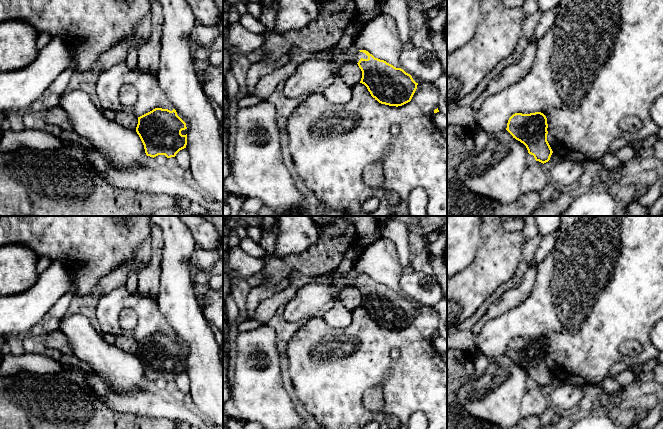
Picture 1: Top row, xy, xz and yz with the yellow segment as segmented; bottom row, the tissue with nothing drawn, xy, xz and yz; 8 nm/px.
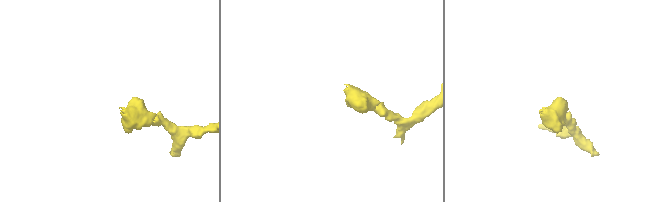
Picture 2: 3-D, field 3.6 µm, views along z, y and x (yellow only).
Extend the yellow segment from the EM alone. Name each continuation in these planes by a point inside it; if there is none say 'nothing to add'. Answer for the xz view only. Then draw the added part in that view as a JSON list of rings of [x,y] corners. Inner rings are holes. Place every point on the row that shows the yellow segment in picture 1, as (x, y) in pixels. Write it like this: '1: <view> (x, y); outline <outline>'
1: xz (358, 55); outline [[[359,51],[355,54],[356,63],[358,63],[361,58],[368,59],[368,56],[365,53]]]

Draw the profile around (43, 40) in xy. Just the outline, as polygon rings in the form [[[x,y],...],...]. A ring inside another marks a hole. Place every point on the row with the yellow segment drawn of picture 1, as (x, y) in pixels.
[[[47,33],[39,34],[38,39],[37,39],[37,49],[39,51],[42,50],[45,46],[47,46],[49,44],[51,39],[52,38]]]

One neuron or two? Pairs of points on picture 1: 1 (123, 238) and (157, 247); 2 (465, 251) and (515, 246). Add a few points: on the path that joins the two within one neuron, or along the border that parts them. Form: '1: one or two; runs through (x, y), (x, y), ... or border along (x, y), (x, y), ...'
1: two; border along (148, 226), (149, 237)
2: two; border along (482, 227), (477, 253), (463, 269)

